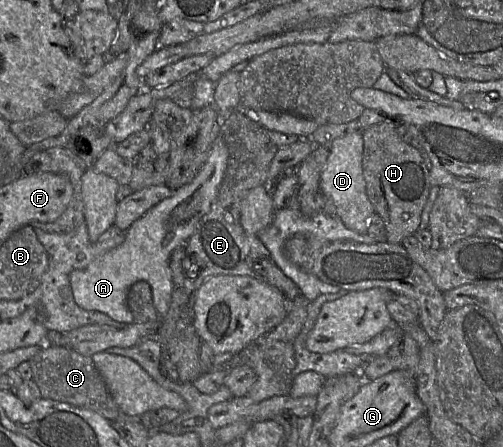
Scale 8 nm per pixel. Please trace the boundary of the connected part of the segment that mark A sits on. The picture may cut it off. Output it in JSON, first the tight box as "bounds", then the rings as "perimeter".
{"bounds":[70,134,228,324],"perimeter":[[[221,134],[216,138],[211,154],[202,166],[193,181],[174,194],[162,200],[148,210],[141,218],[136,220],[126,230],[124,241],[117,247],[110,249],[92,261],[85,269],[73,270],[70,273],[70,284],[75,302],[87,311],[101,312],[115,321],[127,324],[134,323],[133,315],[129,310],[126,299],[130,287],[138,281],[146,281],[152,290],[153,305],[159,317],[167,314],[173,291],[172,271],[170,268],[170,255],[174,249],[186,243],[193,235],[198,223],[204,215],[210,212],[212,204],[218,201],[219,188],[223,182],[228,162],[228,149]]]}

